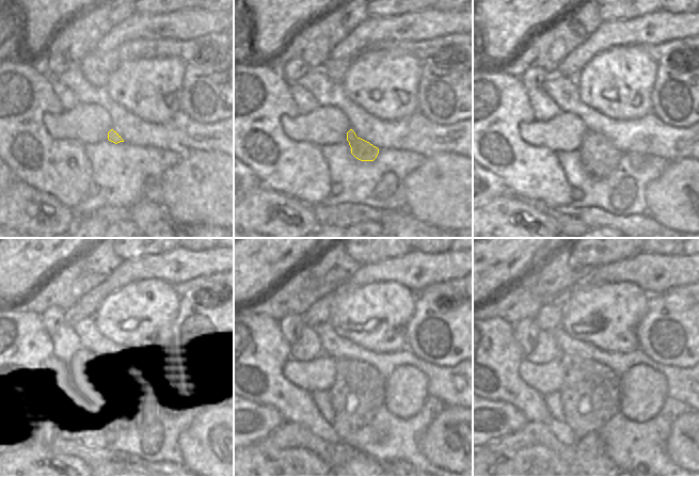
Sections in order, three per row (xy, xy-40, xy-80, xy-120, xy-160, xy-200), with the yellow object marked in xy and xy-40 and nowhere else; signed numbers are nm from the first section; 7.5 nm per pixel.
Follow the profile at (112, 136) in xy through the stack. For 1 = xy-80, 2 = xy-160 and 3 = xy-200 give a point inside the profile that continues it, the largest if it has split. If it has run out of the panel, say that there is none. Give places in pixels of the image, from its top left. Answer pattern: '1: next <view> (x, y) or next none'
1: next xy-80 (600, 157)
2: next xy-160 (359, 391)
3: next xy-200 (590, 393)

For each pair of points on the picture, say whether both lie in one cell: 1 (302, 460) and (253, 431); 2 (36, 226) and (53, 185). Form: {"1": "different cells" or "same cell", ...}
{"1": "different cells", "2": "different cells"}

